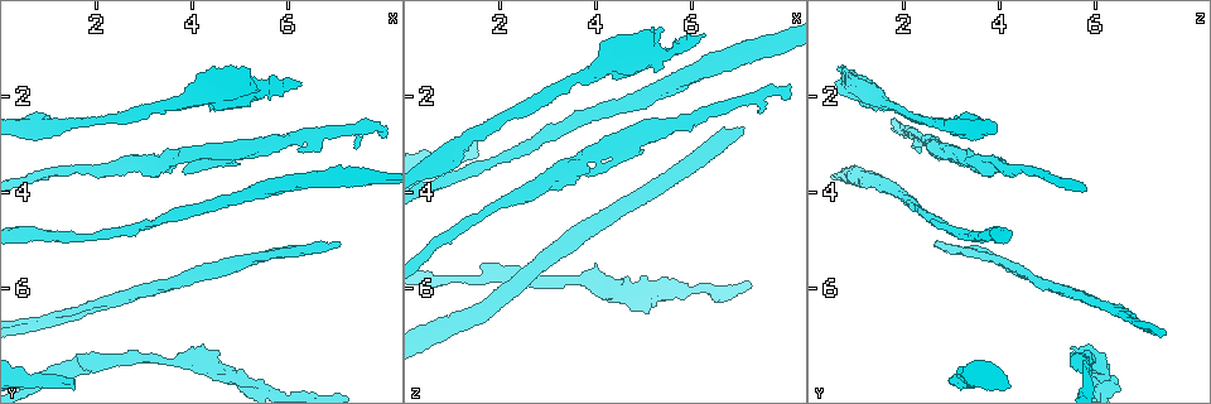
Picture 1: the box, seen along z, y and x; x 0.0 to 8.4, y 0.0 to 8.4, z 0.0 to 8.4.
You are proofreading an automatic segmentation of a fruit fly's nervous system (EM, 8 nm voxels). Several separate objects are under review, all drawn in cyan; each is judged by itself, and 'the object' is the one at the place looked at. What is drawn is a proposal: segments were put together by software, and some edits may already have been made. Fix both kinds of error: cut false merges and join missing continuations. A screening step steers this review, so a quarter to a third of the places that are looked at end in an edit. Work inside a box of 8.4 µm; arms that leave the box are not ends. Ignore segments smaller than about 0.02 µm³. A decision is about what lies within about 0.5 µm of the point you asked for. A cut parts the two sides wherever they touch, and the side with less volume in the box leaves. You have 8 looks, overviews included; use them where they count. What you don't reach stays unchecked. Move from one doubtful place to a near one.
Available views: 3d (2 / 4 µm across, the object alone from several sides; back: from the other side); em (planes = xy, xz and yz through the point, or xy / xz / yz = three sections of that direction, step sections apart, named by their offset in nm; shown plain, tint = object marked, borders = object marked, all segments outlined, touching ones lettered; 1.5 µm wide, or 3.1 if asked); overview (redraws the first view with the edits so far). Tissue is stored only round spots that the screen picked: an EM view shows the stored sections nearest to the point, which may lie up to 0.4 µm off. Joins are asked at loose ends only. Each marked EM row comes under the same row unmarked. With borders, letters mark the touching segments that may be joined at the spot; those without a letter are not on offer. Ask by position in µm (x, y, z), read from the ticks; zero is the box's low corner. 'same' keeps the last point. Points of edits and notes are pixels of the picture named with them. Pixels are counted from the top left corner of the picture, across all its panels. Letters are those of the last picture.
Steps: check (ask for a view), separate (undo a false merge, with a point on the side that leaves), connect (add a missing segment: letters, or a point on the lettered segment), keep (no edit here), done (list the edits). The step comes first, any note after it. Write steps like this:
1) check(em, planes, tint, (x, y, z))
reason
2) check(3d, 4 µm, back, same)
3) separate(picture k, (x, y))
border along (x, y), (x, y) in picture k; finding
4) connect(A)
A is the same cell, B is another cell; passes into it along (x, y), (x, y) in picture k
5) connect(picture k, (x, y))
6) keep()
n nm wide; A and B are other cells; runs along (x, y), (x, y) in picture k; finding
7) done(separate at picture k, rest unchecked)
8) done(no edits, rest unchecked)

check(em, yz, step 4, borders, (4.10, 1.55, 0.90))
free end

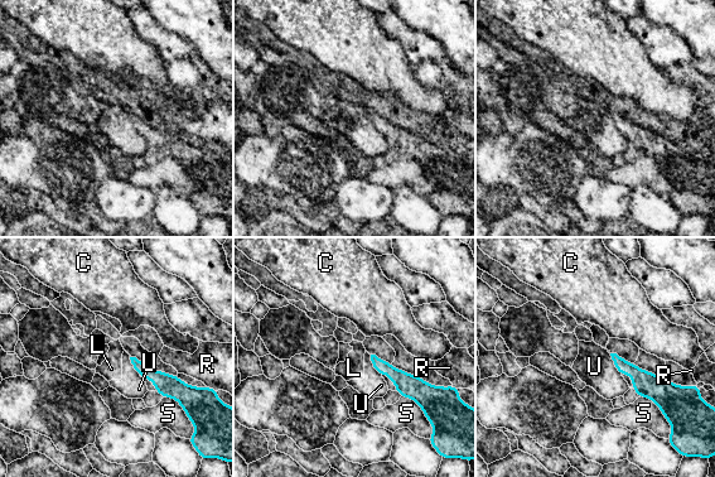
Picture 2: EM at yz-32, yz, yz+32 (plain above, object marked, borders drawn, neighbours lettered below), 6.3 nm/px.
check(em, planes, borders, same)

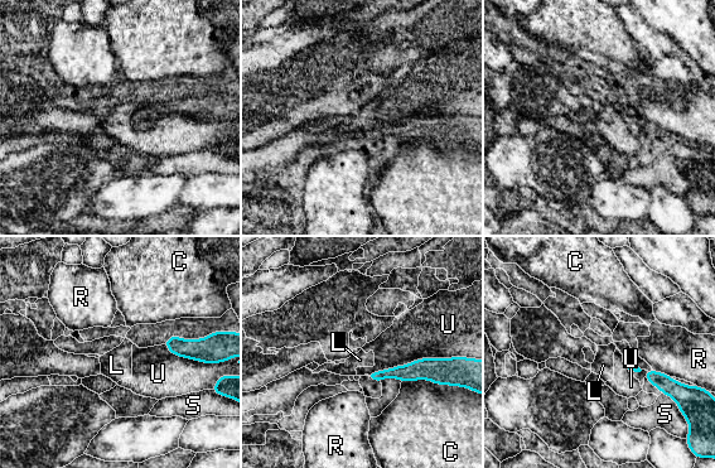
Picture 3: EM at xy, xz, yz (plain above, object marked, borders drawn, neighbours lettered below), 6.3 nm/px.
keep()
U touches over 500 nm; C, L, R, S and U are other cells; runs along (438, 374), (387, 372), (371, 376) in picture 3; none of them fits

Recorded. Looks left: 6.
check(em, xy, step 8, tint, (8.00, 2.85, 2.10))
long arm stops here

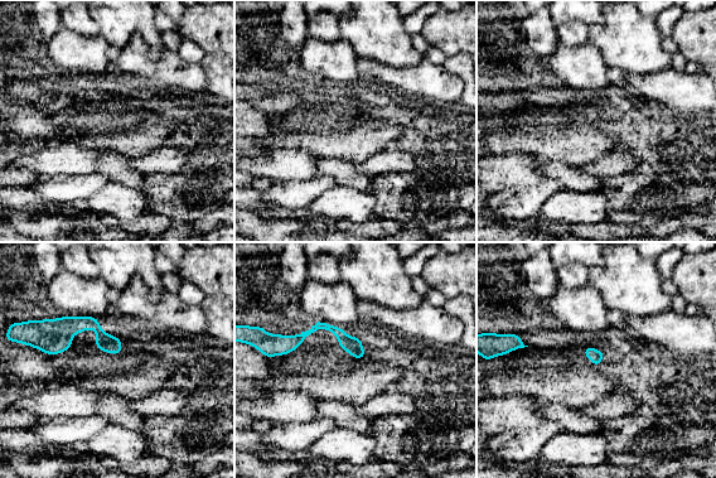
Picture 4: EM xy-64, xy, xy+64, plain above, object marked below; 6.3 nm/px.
check(em, planes, borders, same)
cut it another way

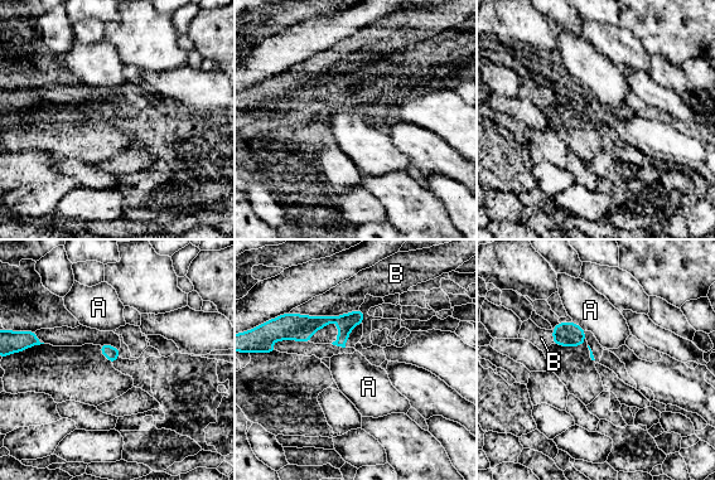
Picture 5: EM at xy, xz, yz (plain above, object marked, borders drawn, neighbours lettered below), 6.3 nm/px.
connect(B)
B touches over 380 nm; B is the same cell, A is another cell; it goes on there

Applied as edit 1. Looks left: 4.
check(3d, 4 µm, (7.00, 5.05, 2.70))

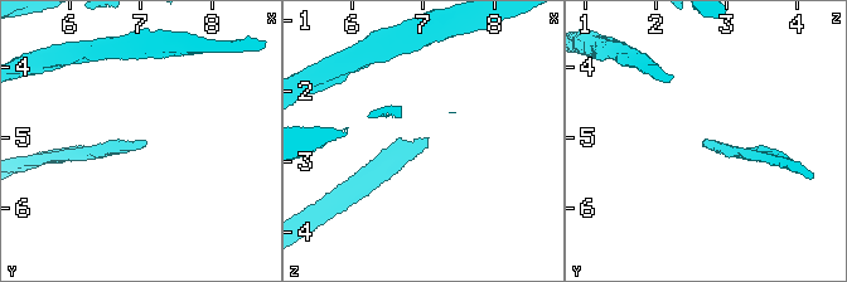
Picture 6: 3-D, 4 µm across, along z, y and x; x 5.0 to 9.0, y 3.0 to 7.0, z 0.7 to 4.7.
check(em, yz, step 4, borders, (7.00, 5.00, 2.70))
now the EM

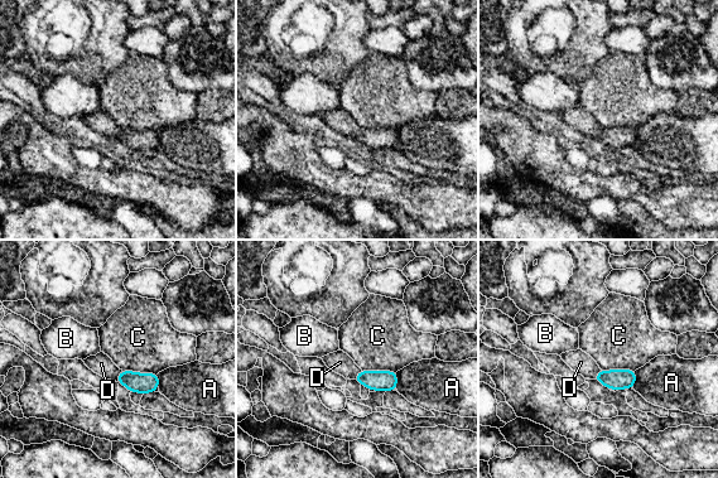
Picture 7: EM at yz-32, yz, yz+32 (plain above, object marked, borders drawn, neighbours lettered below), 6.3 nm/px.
connect(D)
D is the same cell, A, B and C are other cells; passes into it along (143, 384), (119, 376), (101, 363) in picture 7; the cell continues

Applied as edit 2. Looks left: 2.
done(connect at picture 5, connect at picture 7, rest unchecked)

